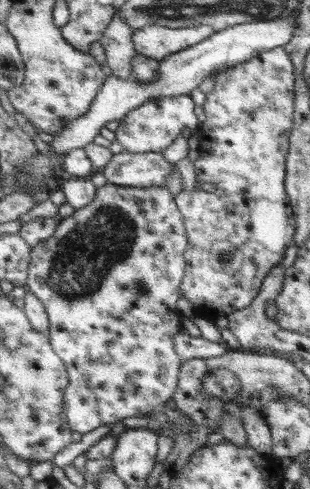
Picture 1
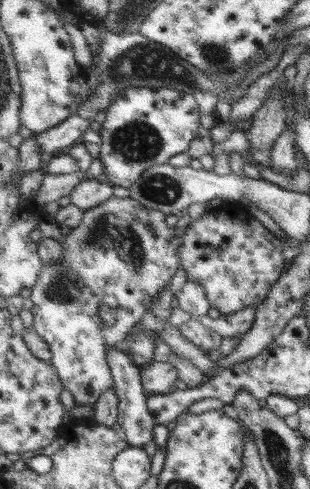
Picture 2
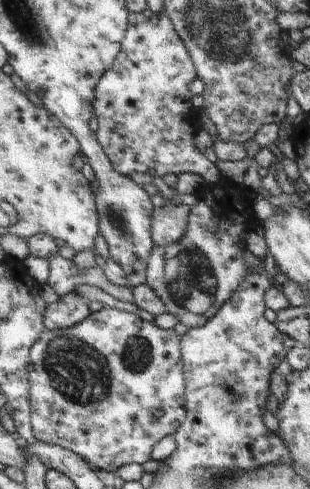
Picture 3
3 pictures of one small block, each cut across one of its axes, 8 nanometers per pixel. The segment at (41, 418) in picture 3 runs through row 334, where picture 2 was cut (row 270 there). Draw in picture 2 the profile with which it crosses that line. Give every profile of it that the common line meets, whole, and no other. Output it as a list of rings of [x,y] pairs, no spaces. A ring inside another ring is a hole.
[[[115,196],[103,202],[101,206],[83,212],[81,224],[71,230],[69,236],[63,238],[63,262],[49,266],[45,264],[39,284],[33,286],[31,292],[27,292],[33,300],[33,326],[49,342],[53,350],[53,366],[57,368],[57,374],[61,376],[65,388],[79,404],[95,406],[107,390],[117,386],[109,362],[109,348],[121,346],[121,342],[129,338],[127,334],[133,332],[135,324],[141,322],[147,312],[153,312],[155,298],[159,298],[161,292],[171,284],[179,268],[177,248],[171,242],[175,238],[175,230],[167,226],[165,216],[165,212],[147,208],[131,196]],[[101,304],[107,304],[109,308],[117,310],[117,320],[113,326],[107,320],[101,320]]]

